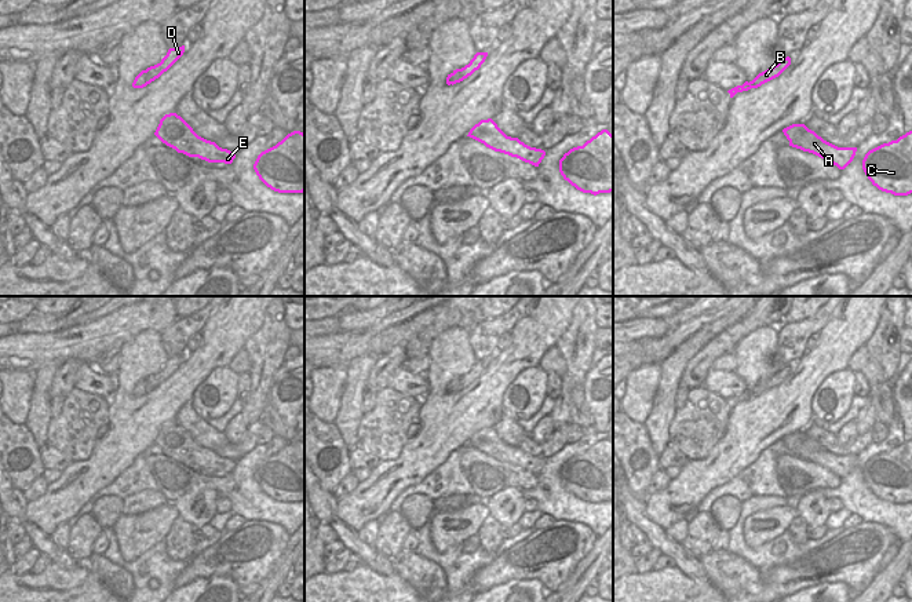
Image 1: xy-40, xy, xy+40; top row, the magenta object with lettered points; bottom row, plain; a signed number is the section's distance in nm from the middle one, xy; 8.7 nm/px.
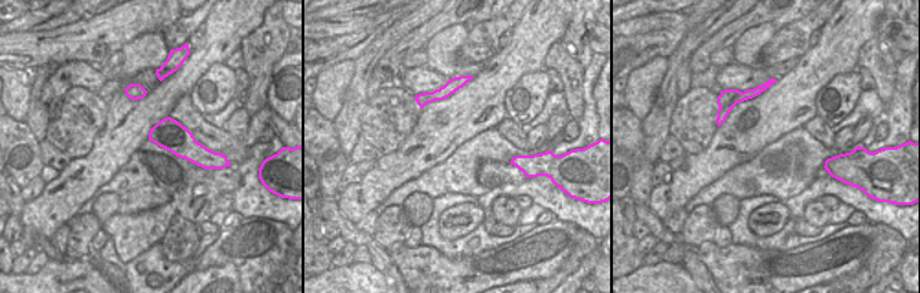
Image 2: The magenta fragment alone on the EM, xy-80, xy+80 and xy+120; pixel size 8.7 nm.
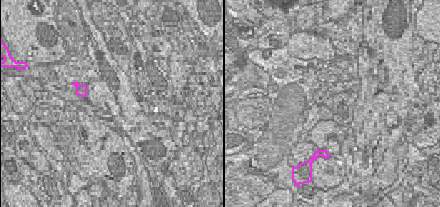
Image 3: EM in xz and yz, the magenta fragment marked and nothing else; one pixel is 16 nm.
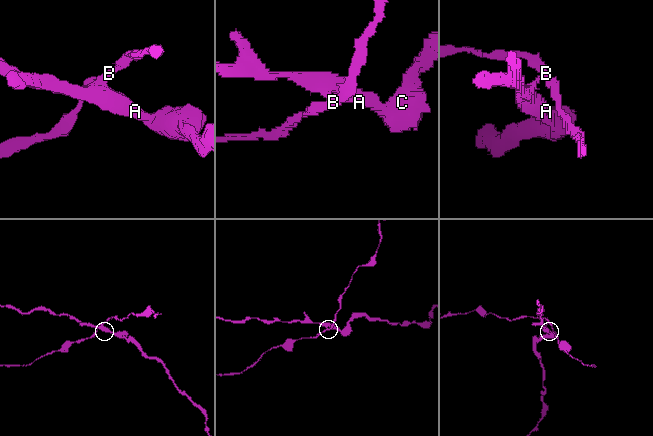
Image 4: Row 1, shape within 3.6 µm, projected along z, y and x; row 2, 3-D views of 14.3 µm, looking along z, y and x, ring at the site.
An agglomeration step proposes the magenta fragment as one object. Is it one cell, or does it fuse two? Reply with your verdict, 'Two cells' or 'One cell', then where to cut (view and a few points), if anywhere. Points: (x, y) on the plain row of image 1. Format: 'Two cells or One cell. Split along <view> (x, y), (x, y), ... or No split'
Two cells. Split along xy-40 (143, 379), (146, 393).

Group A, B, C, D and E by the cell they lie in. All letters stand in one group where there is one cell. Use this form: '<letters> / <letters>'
A C E / B D

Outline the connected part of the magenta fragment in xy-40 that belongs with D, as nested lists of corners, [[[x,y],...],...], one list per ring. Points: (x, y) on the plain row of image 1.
[[[185,354],[169,357],[167,364],[160,372],[150,375],[145,379],[146,393],[150,393],[158,387],[164,380],[167,380],[185,361]]]

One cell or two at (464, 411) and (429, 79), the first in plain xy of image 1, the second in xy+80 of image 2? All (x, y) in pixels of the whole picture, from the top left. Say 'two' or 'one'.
two

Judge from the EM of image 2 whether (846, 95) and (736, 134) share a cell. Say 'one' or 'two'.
two

